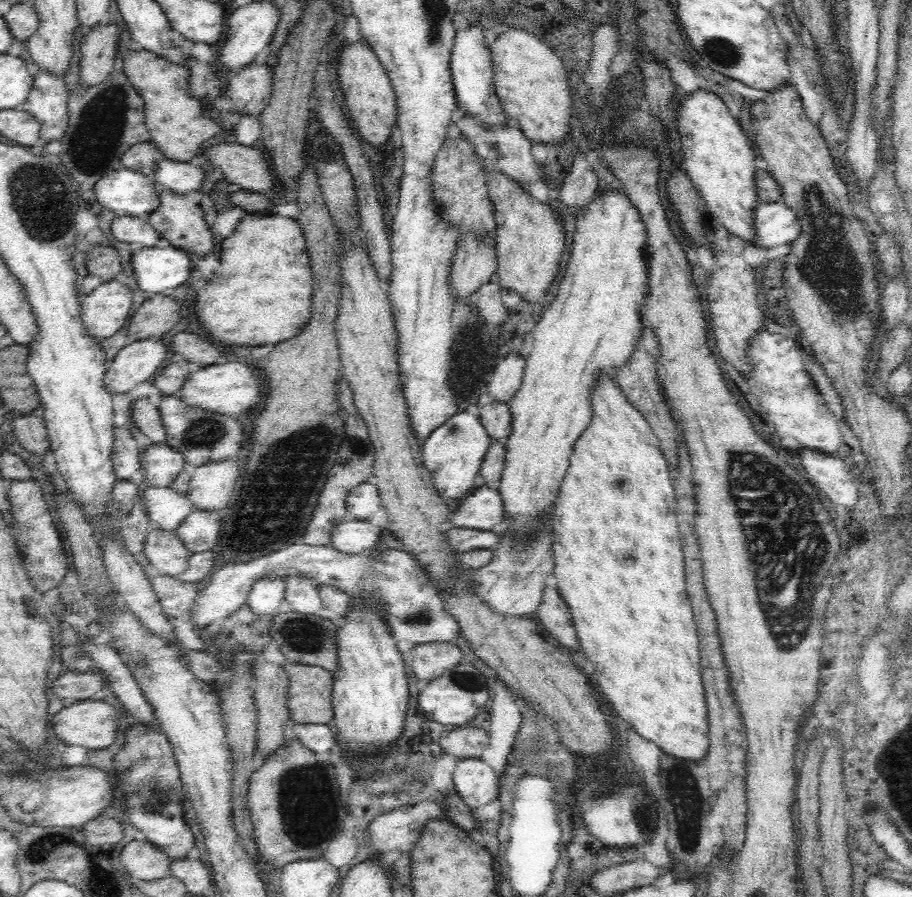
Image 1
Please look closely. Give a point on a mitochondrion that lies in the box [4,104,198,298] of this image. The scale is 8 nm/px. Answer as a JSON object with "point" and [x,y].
{"point":[43,204]}

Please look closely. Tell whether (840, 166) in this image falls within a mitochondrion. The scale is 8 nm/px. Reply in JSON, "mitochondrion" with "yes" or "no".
{"mitochondrion":"no"}

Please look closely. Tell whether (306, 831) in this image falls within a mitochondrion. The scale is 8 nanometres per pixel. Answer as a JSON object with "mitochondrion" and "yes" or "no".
{"mitochondrion":"yes"}

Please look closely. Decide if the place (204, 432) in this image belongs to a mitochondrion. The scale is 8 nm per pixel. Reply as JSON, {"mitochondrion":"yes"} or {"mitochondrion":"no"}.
{"mitochondrion":"yes"}

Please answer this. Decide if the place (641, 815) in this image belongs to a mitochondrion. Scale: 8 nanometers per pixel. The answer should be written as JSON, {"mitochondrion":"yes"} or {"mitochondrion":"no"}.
{"mitochondrion":"yes"}

